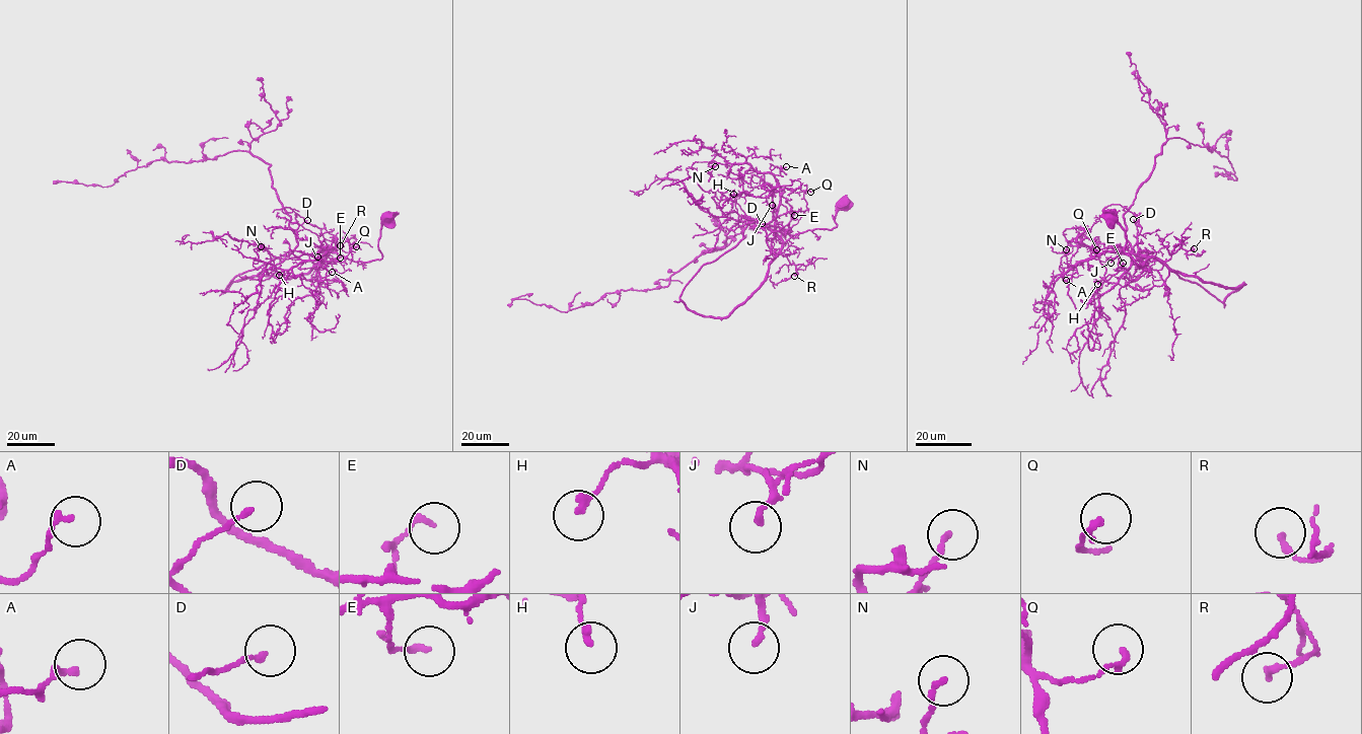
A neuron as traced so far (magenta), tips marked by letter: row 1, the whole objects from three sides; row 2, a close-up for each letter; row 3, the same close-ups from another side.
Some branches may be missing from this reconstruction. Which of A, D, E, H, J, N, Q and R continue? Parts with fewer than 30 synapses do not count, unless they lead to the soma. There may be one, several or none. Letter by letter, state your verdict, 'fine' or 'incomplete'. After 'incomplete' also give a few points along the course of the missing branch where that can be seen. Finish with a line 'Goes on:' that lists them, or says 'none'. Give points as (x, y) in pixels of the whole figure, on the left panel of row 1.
A: fine
D: fine
E: fine
H: fine
J: fine
N: fine
Q: fine
R: fine
Goes on: none

